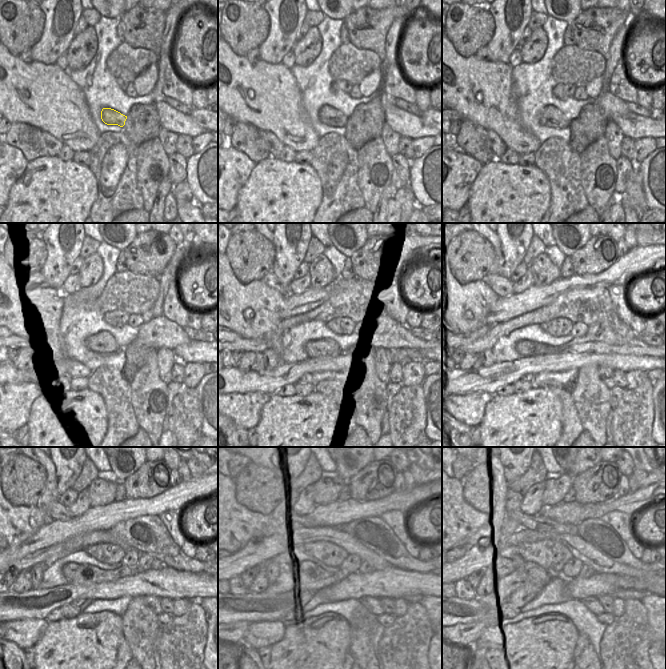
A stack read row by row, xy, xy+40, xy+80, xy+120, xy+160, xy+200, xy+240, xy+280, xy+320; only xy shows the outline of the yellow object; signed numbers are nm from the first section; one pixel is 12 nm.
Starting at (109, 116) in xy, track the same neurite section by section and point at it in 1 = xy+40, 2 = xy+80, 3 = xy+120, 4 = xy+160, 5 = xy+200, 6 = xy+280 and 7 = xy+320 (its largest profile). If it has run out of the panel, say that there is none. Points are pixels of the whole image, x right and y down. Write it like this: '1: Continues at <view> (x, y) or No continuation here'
1: Continues at xy+40 (328, 115)
2: Continues at xy+80 (550, 116)
3: Continues at xy+120 (103, 342)
4: Continues at xy+160 (326, 347)
5: Continues at xy+200 (520, 346)
6: Continues at xy+280 (295, 567)
7: Continues at xy+320 (517, 562).

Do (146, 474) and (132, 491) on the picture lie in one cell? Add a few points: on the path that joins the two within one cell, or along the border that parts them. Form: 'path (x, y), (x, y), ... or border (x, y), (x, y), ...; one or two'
path (145, 478), (136, 487); one

